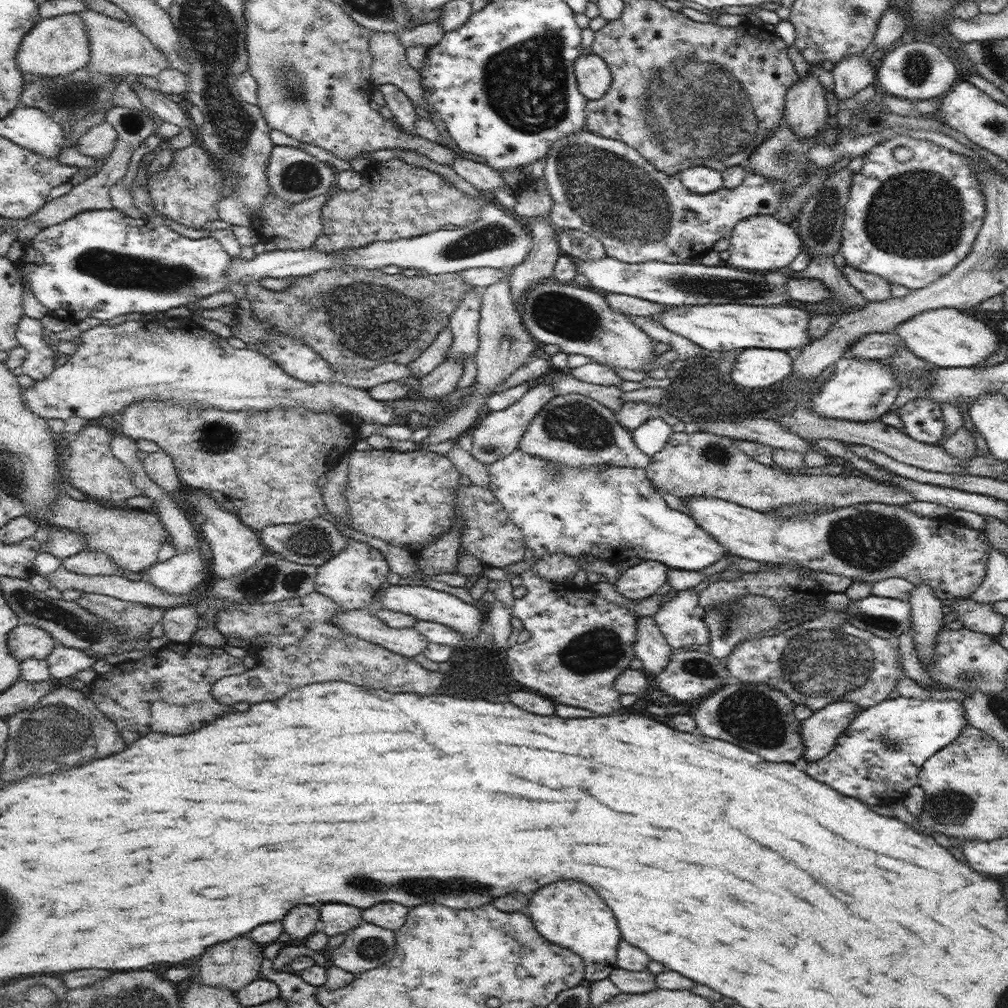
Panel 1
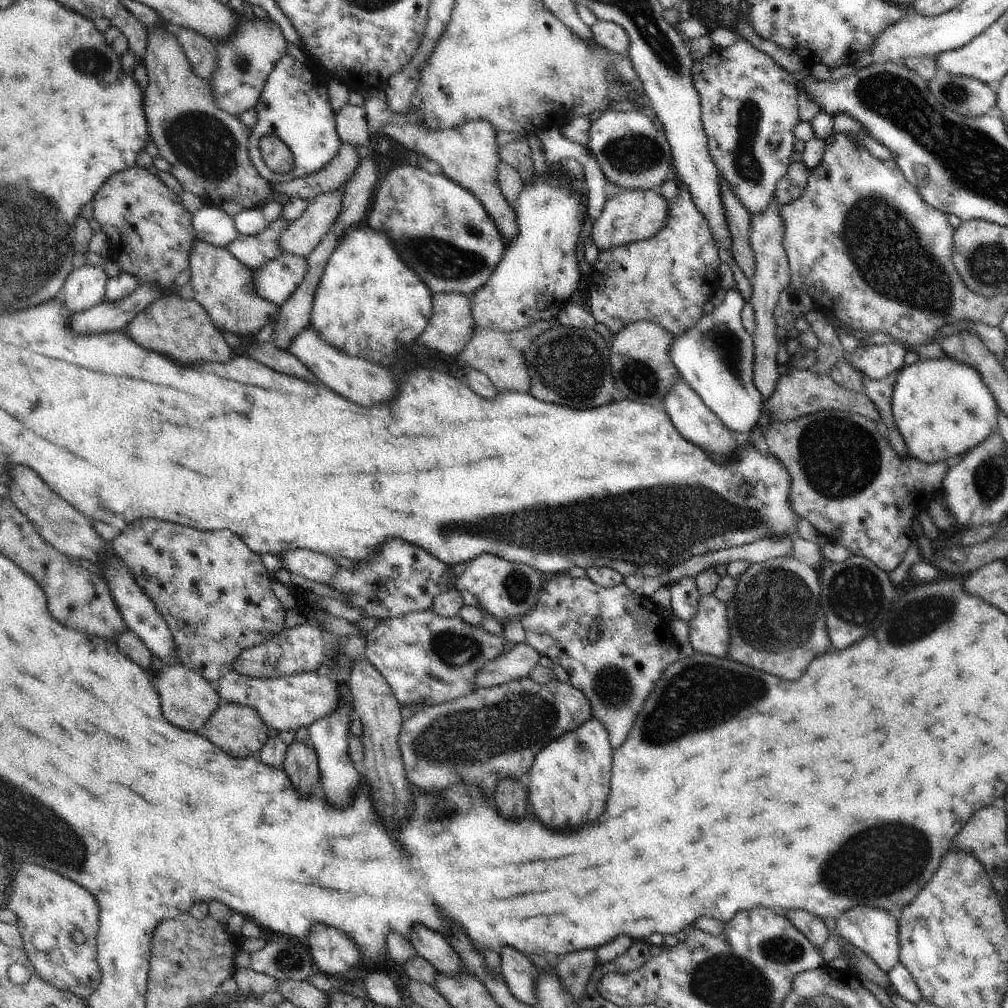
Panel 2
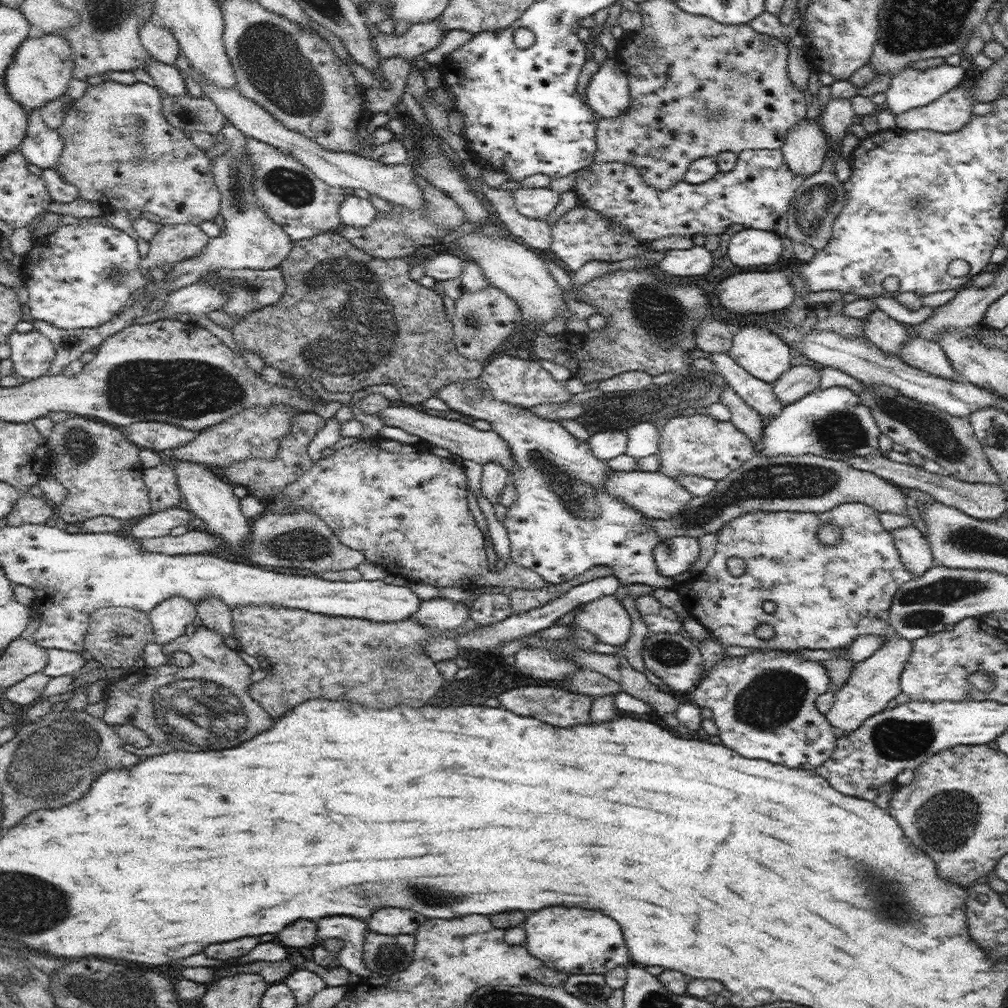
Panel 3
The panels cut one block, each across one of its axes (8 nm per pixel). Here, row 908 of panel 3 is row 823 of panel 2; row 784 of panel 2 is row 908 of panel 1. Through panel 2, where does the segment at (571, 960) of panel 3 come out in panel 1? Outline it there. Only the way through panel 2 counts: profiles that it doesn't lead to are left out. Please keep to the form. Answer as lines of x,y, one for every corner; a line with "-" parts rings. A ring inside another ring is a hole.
559,880
545,886
543,890
537,890
529,900
529,918
539,936
557,946
569,948
583,958
585,980
589,980
591,984
609,978
609,974
613,974
613,970
617,968
615,962
621,934
611,910
601,902
591,886
585,886
583,882

